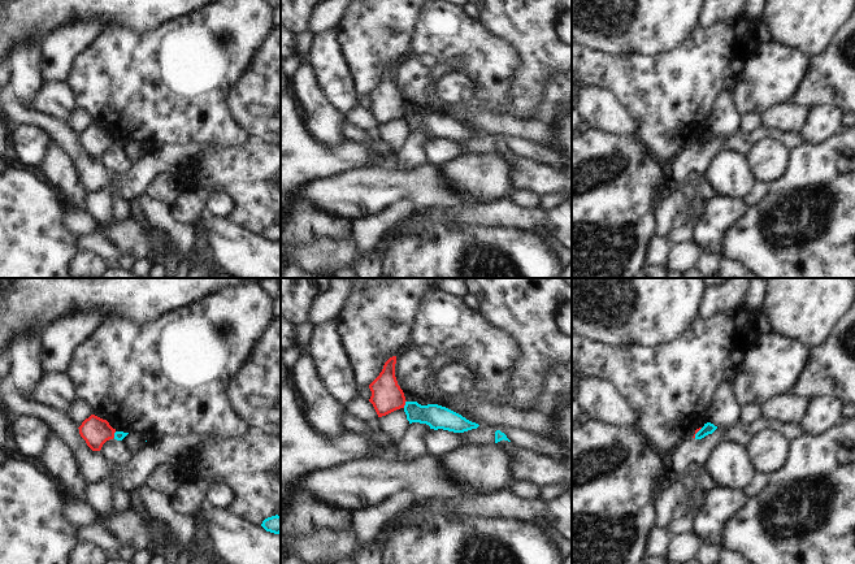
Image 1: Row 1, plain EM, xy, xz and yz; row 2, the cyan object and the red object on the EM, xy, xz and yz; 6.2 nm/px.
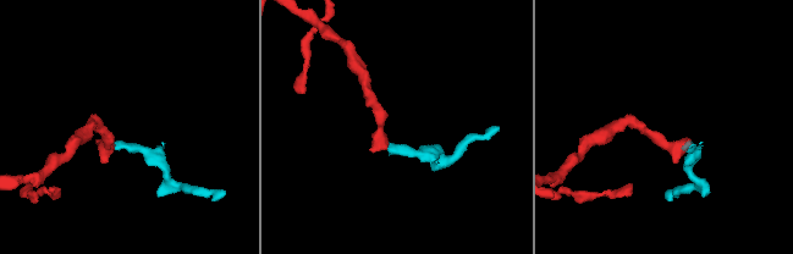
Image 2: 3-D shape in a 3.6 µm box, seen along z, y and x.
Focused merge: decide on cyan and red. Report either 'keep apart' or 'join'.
keep apart

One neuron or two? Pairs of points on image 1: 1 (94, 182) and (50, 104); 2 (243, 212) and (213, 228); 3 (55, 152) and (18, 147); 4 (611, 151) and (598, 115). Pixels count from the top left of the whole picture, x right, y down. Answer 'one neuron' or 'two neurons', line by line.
1: two neurons
2: two neurons
3: two neurons
4: two neurons

